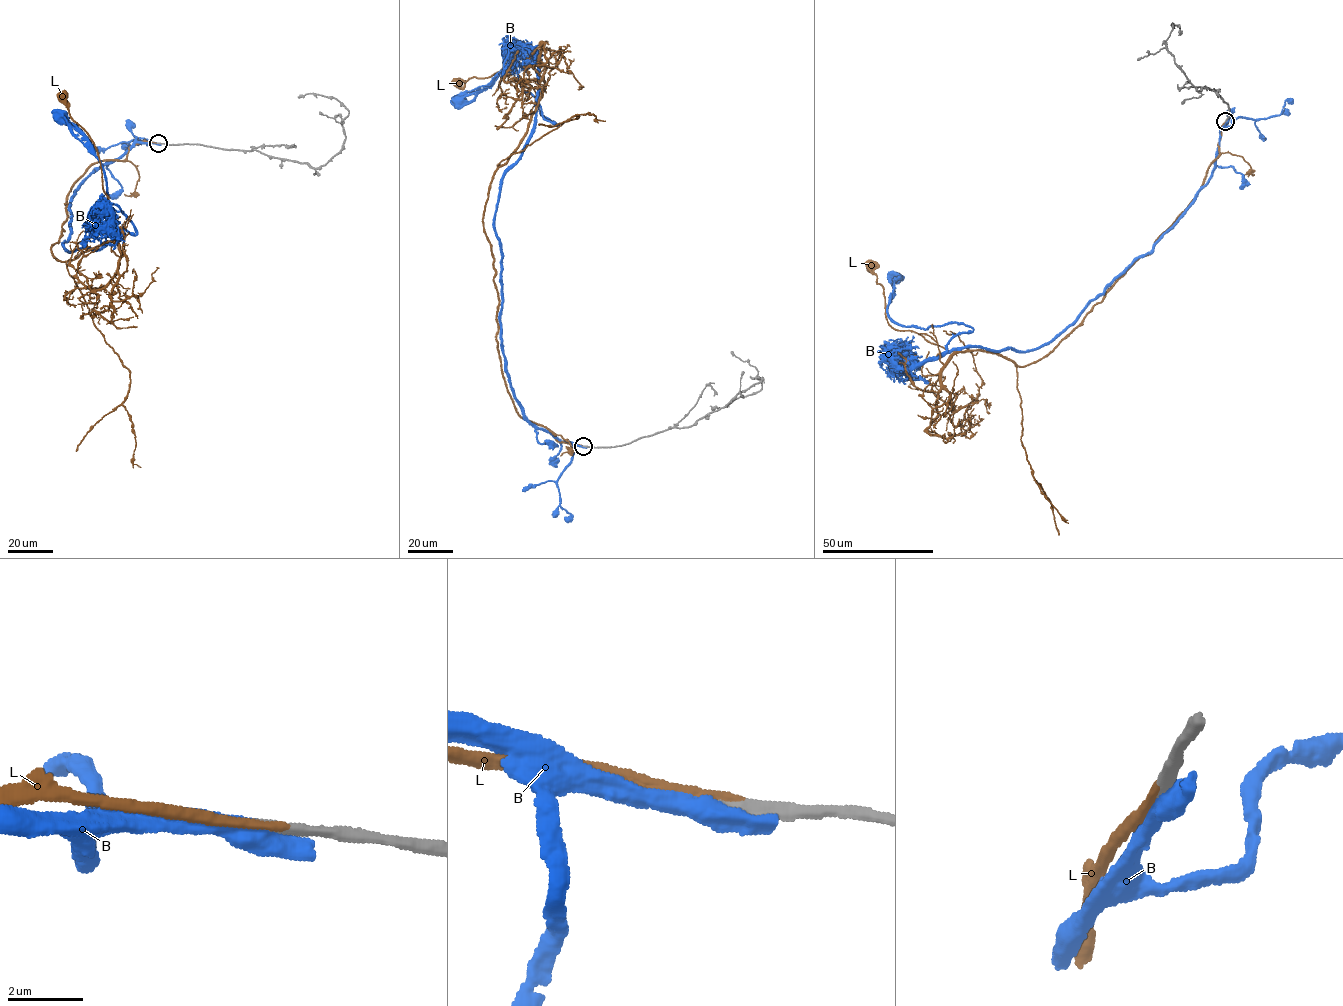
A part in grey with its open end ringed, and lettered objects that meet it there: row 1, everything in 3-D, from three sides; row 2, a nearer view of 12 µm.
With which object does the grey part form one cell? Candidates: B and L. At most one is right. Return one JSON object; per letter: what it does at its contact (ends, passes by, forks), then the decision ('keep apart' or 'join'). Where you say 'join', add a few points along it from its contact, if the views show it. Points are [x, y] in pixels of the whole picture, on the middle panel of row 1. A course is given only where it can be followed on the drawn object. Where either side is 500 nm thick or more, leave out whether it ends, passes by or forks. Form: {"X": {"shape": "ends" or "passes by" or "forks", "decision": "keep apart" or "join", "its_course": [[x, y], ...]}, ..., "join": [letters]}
{"B": {"decision": "keep apart"}, "L": {"shape": "ends", "decision": "join", "its_course": [[583, 446], [519, 415], [497, 348], [485, 203], [526, 130], [535, 92], [510, 61], [456, 83]]}, "join": ["L"]}

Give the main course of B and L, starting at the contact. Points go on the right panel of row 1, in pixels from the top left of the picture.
B: (1226, 120), (1212, 176), (1186, 211), (1039, 347), (947, 351), (973, 329), (899, 325), (888, 313), (897, 276)
L: (1225, 120), (1194, 199), (1035, 361), (947, 350), (894, 329), (870, 265)

